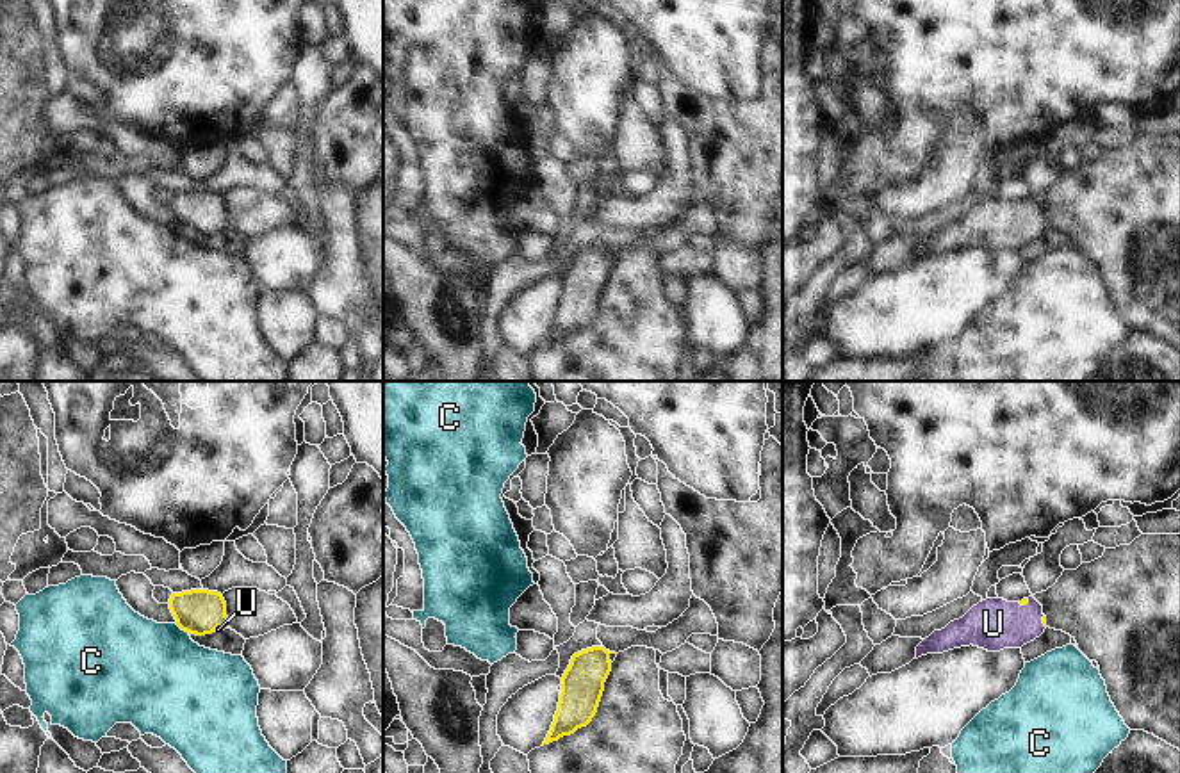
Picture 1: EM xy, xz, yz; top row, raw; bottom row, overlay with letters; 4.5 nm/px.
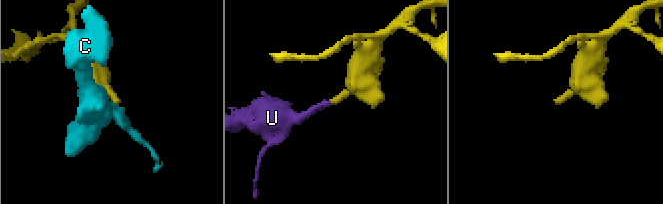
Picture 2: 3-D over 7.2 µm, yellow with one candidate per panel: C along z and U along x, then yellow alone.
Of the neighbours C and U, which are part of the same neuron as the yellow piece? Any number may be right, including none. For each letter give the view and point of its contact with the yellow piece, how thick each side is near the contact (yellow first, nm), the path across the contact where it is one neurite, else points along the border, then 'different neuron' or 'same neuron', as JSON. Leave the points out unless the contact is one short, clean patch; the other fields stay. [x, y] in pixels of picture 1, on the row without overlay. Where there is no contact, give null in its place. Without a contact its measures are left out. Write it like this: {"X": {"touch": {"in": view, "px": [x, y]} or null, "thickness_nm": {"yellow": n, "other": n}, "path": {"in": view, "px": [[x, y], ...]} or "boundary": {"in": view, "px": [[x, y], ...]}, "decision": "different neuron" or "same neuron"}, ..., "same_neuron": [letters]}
{"C": {"touch": {"in": "xy", "px": [182, 230]}, "thickness_nm": {"yellow": 200, "other": 480}, "boundary": {"in": "xy", "px": [[175, 225], [189, 234]]}, "decision": "different neuron"}, "U": {"touch": {"in": "xy", "px": [220, 227]}, "thickness_nm": {"yellow": 200, "other": 20}, "path": {"in": "xy", "px": [[198, 212], [207, 214], [220, 227], [218, 230]]}, "decision": "same neuron"}, "same_neuron": ["U"]}

